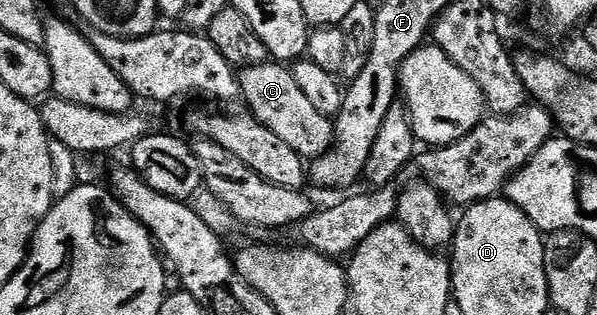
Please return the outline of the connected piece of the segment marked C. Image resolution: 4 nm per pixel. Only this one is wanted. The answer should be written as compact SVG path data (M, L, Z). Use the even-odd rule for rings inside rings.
M268 60L258 66L246 66L240 71L239 81L241 98L249 105L248 113L267 128L271 128L271 132L275 132L279 140L287 143L287 148L291 148L306 160L319 158L333 149L334 119L312 106L311 100L307 100L303 88L299 88L288 65Z

